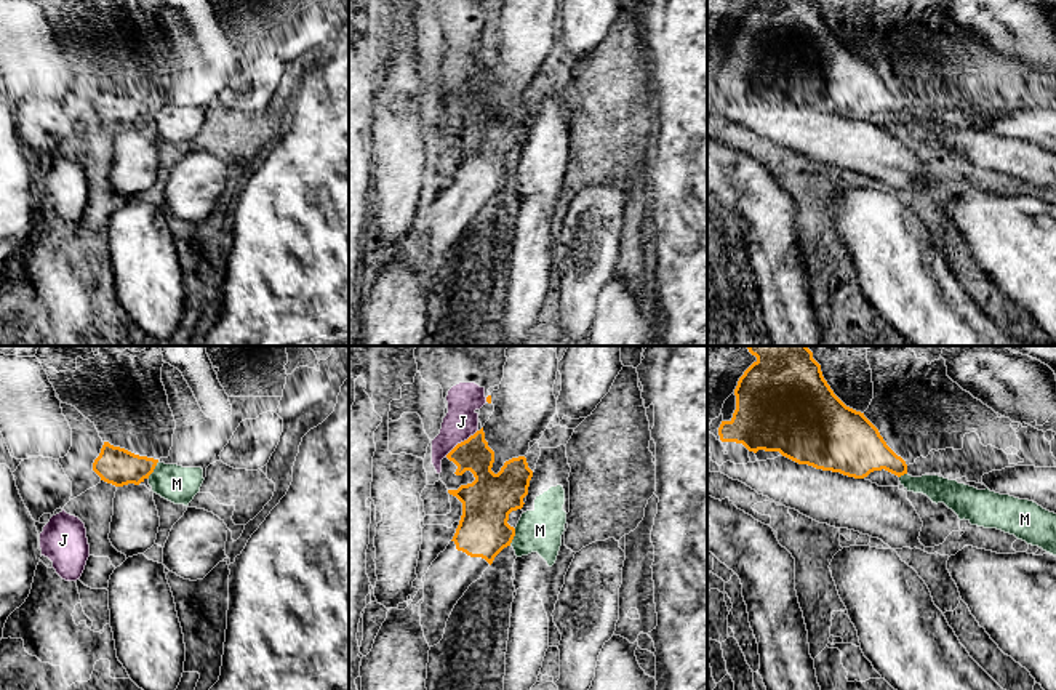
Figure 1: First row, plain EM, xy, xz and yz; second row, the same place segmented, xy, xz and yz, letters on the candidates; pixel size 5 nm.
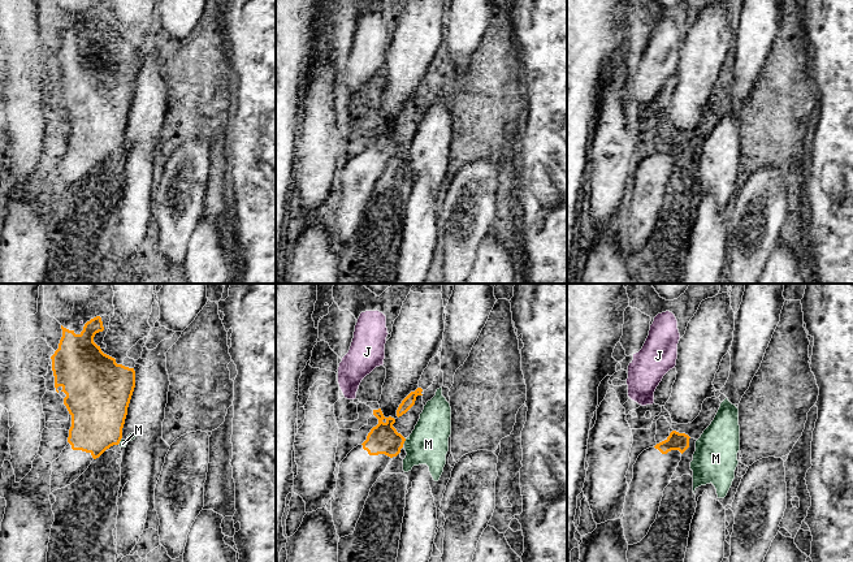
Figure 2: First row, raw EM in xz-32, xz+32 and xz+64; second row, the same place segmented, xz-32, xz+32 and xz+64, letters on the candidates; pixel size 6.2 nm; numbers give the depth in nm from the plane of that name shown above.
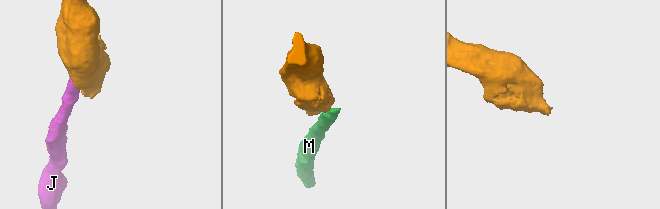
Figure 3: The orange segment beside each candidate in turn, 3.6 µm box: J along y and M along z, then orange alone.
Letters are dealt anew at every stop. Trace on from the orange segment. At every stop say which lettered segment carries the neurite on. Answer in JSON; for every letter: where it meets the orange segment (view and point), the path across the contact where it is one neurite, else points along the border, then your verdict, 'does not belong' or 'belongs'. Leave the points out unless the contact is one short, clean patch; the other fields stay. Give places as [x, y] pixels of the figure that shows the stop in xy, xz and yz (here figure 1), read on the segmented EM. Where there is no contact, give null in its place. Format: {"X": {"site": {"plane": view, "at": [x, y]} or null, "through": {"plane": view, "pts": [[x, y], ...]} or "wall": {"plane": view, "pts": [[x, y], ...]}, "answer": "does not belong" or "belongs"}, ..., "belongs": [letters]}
{"J": {"site": {"plane": "xz", "at": [461, 442]}, "wall": {"plane": "xz", "pts": [[477, 429], [445, 457]]}, "answer": "does not belong"}, "M": {"site": {"plane": "xy", "at": [154, 468]}, "wall": {"plane": "xy", "pts": [[159, 461], [148, 477]]}, "answer": "does not belong"}, "belongs": []}

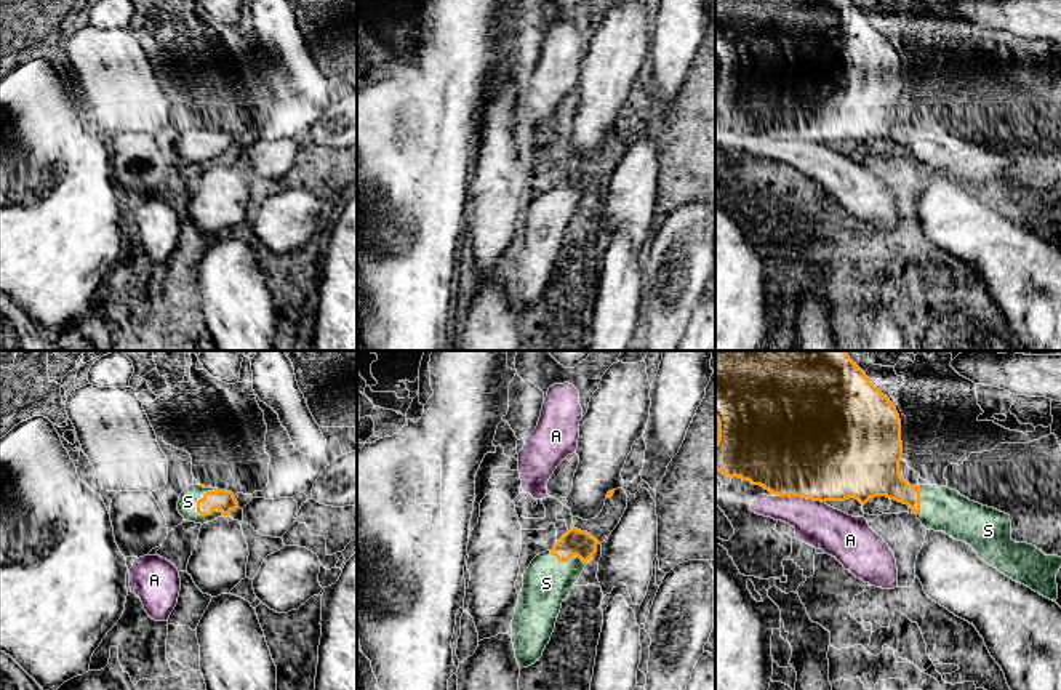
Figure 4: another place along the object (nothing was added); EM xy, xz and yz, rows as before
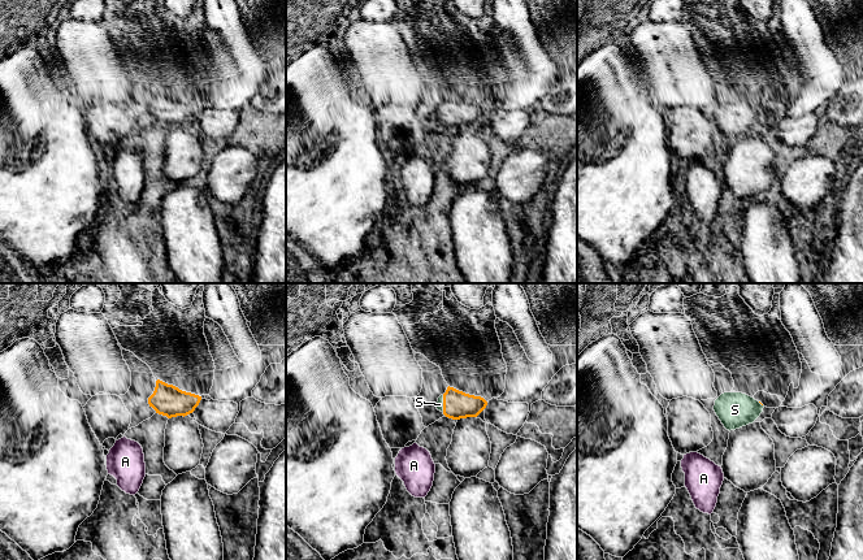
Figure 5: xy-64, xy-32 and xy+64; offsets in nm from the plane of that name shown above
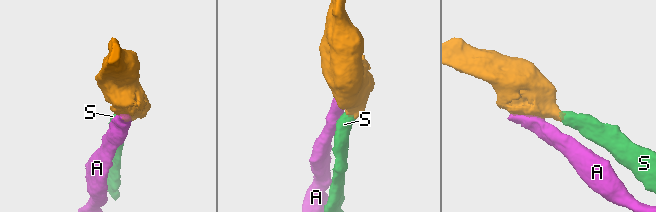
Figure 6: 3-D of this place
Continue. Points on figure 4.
{"A": {"site": {"plane": "yz", "at": [802, 495]}, "wall": {"plane": "yz", "pts": [[778, 495], [802, 495], [824, 503]]}, "answer": "does not belong"}, "S": {"site": {"plane": "xy", "at": [197, 511]}, "through": {"plane": "xy", "pts": [[221, 500], [205, 503], [197, 511], [188, 501]]}, "answer": "belongs"}, "belongs": ["S"]}

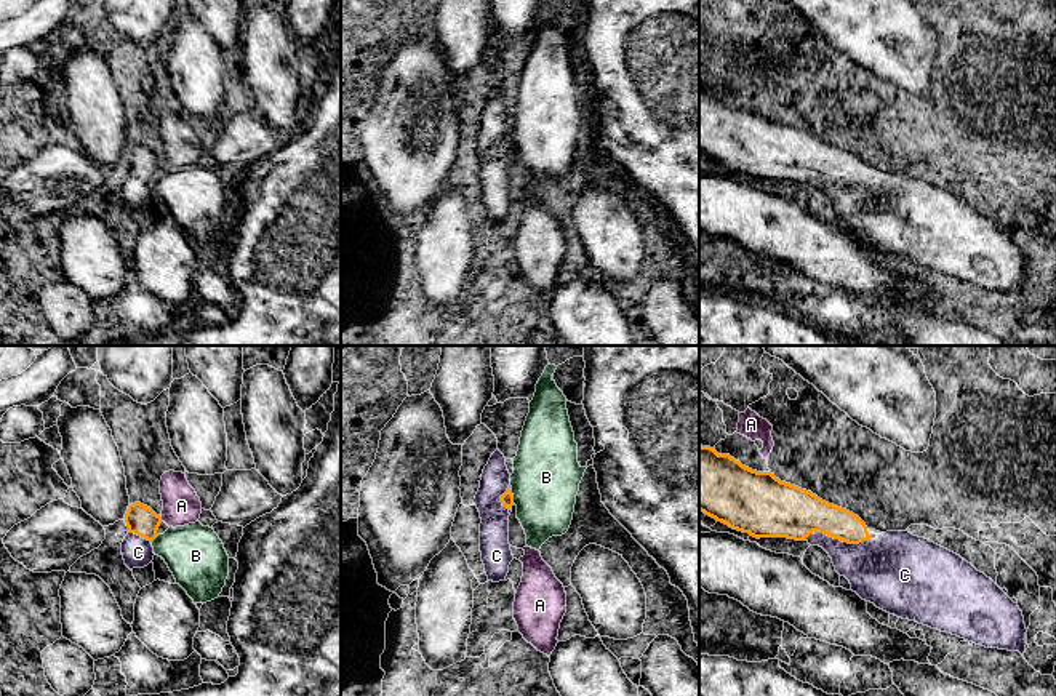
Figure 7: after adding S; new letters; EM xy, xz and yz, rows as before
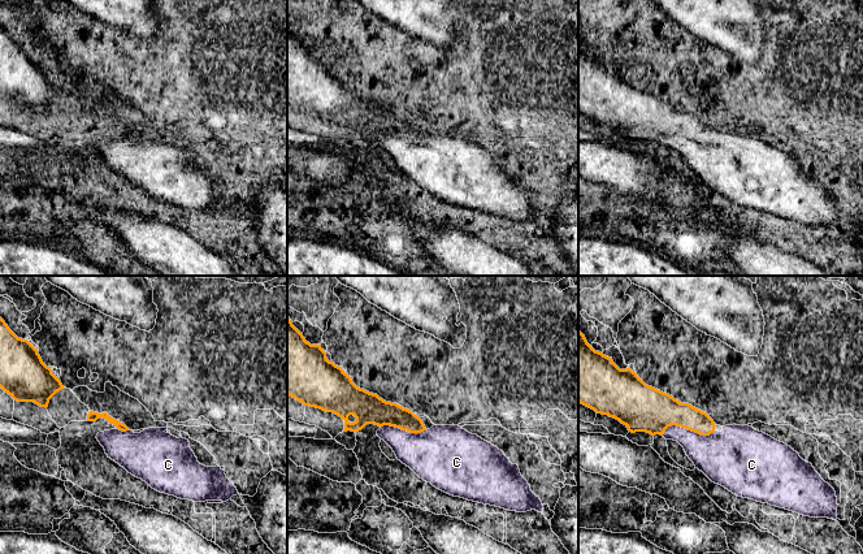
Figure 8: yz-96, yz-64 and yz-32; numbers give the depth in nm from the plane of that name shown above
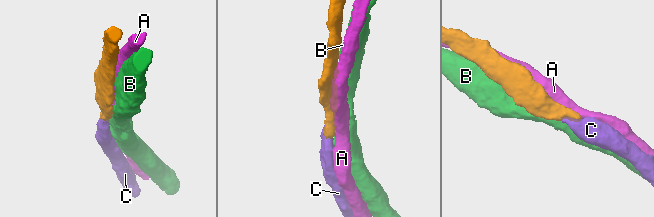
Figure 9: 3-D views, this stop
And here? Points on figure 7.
{"A": {"site": {"plane": "xy", "at": [160, 519]}, "answer": "does not belong"}, "B": {"site": {"plane": "xz", "at": [512, 498]}, "answer": "does not belong"}, "C": {"site": {"plane": "yz", "at": [837, 538]}, "through": {"plane": "yz", "pts": [[794, 514], [823, 524], [837, 538], [876, 568]]}, "answer": "belongs"}, "belongs": ["C"]}

